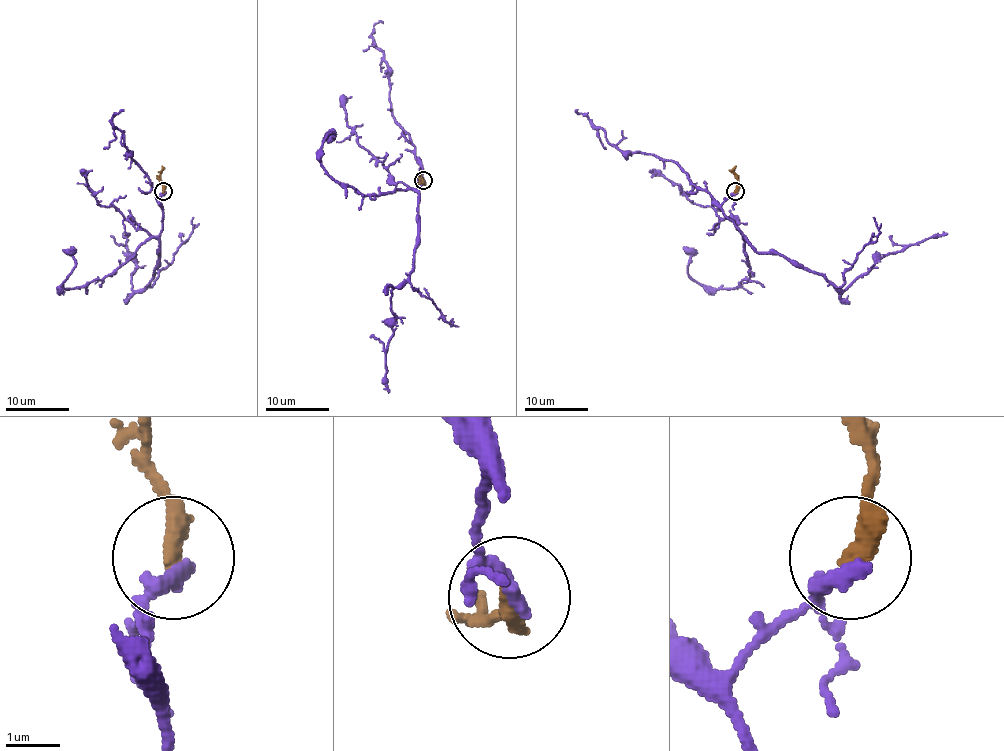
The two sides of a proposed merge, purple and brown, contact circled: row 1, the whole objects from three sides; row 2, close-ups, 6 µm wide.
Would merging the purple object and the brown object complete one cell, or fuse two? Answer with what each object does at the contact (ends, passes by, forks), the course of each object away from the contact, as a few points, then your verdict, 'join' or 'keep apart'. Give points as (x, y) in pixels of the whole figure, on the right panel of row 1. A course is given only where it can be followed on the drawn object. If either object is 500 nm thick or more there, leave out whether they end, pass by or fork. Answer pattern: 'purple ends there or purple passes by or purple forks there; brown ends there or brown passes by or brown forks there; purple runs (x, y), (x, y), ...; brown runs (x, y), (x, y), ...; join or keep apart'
purple passes by; brown ends there; purple runs (735, 192), (720, 210), (758, 252), (779, 252), (821, 273), (839, 290), (847, 288), (883, 257), (947, 233); brown runs (735, 191), (736, 166); keep apart

